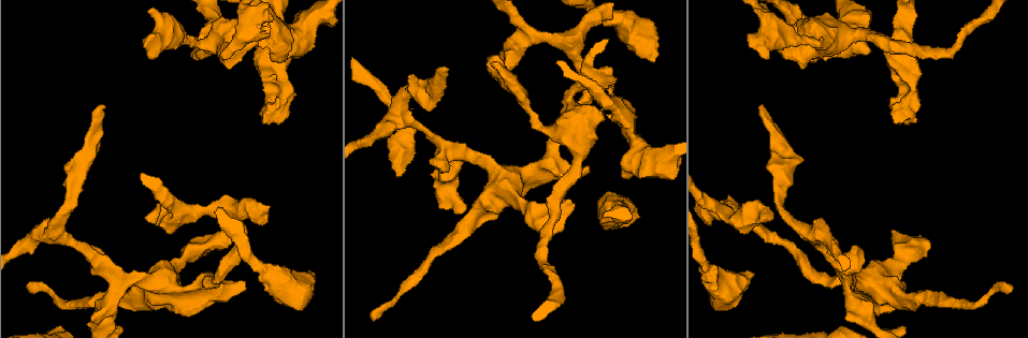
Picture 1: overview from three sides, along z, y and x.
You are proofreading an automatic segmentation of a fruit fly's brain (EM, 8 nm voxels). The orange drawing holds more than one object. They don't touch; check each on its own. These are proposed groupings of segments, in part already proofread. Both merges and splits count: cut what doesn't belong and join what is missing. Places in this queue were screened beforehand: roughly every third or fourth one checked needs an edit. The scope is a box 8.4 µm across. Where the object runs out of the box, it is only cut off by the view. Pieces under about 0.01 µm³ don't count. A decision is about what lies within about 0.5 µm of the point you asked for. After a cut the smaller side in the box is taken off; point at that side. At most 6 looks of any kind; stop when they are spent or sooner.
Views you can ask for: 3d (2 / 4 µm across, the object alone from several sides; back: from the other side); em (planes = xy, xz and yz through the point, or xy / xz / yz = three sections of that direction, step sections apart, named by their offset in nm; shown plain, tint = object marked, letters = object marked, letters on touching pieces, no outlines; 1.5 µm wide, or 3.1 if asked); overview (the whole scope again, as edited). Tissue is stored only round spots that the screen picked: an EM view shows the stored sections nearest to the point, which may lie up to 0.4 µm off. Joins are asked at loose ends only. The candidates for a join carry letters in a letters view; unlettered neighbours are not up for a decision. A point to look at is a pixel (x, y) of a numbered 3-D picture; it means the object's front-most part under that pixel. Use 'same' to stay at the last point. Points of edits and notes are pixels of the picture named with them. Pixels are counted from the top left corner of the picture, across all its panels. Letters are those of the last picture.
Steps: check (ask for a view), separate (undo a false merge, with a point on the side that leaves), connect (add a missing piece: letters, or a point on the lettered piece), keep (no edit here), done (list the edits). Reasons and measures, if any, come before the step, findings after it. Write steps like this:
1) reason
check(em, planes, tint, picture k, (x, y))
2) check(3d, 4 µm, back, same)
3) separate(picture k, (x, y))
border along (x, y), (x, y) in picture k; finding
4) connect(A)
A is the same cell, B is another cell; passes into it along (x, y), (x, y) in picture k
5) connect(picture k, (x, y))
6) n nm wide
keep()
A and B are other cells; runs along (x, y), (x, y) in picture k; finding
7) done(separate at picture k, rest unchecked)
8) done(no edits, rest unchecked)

stops while still wide
check(em, planes, letters, picture 1, (800, 69))

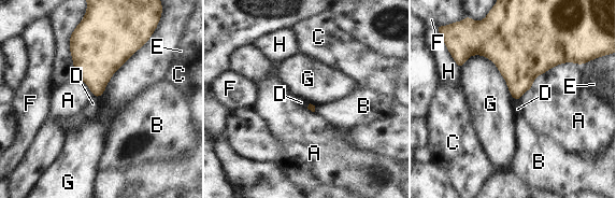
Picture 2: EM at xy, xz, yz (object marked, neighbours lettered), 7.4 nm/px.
keep()
A, B, C, D, E, F, G and H are other cells; border along (513, 98), (518, 101) in picture 2; none of them fits

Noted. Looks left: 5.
free end
check(em, planes, letters, picture 1, (448, 69))

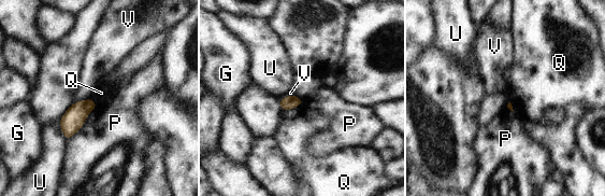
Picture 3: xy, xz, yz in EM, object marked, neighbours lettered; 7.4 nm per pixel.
keep()
G, P, Q, U and V are other cells; no lettered piece goes on from it

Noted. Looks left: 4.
an open end
check(3d, 4 µm, picture 1, (754, 274))

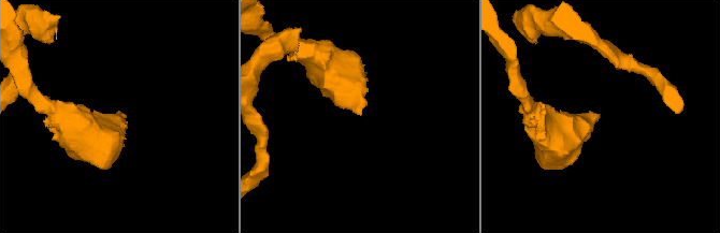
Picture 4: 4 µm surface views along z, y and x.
need the tissue
check(em, planes, letters, picture 4, (120, 116))

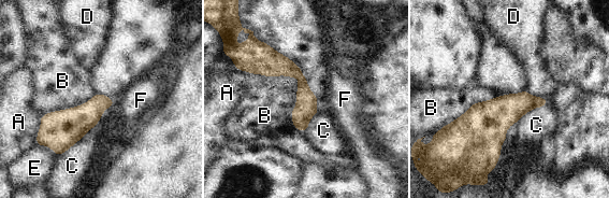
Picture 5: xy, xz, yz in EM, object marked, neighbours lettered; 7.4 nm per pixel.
keep()
A, B, C, D, E and F are other cells; border along (237, 68), (299, 79), (296, 128) in picture 5; no lettered piece goes on from it

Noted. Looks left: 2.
done(no edits, rest unchecked)

